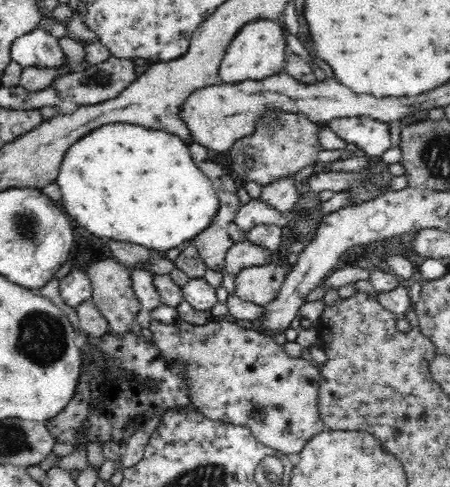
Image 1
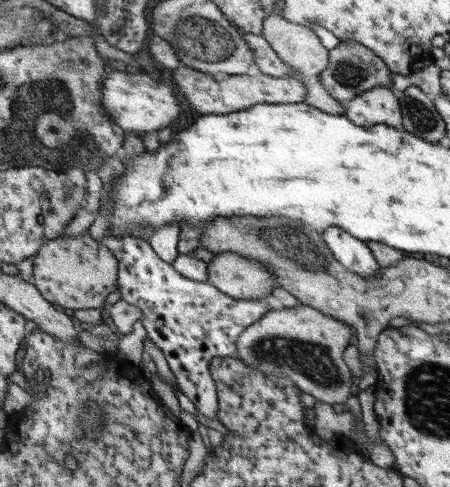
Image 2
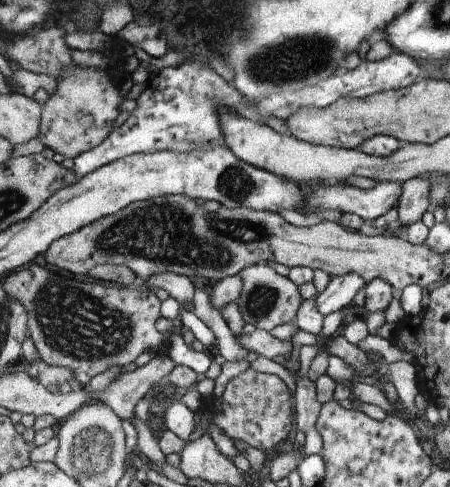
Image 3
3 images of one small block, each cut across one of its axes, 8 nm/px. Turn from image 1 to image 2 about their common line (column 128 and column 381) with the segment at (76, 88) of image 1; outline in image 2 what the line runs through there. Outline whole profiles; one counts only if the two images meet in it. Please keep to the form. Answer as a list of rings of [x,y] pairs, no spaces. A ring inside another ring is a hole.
[[[347,40],[341,42],[335,50],[331,50],[331,60],[329,60],[329,68],[321,74],[325,88],[339,100],[339,102],[351,102],[357,96],[361,96],[363,92],[369,92],[377,86],[385,86],[385,88],[393,88],[391,82],[391,68],[367,46],[355,42],[355,40]]]

